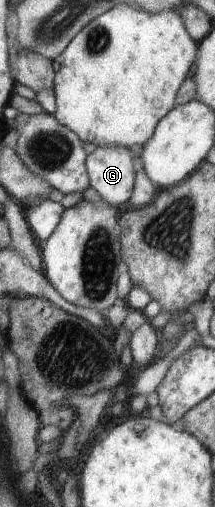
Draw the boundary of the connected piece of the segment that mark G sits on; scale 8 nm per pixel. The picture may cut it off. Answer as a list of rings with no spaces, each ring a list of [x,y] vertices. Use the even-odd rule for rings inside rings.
[[[98,147],[87,156],[85,163],[89,174],[89,185],[100,194],[104,201],[114,207],[124,207],[132,196],[135,183],[132,157],[135,154],[135,150],[126,147]]]

